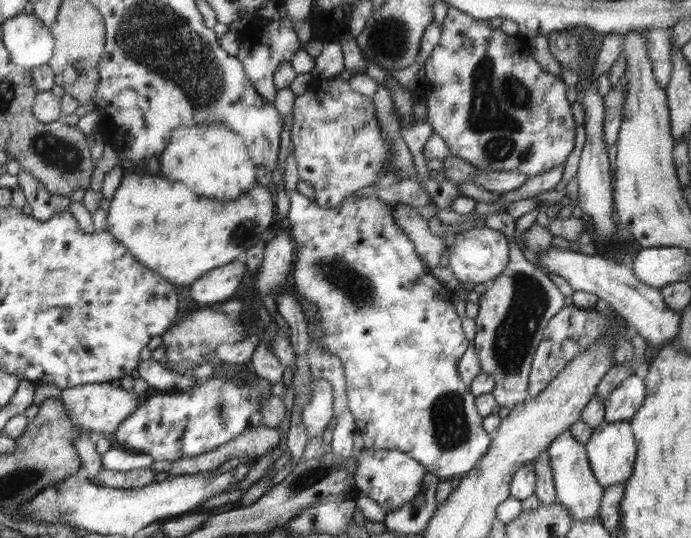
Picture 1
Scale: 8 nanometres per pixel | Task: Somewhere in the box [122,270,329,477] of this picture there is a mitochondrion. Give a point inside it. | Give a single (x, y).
(221, 413)

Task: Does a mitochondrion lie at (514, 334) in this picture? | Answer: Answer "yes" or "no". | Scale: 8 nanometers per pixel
yes

